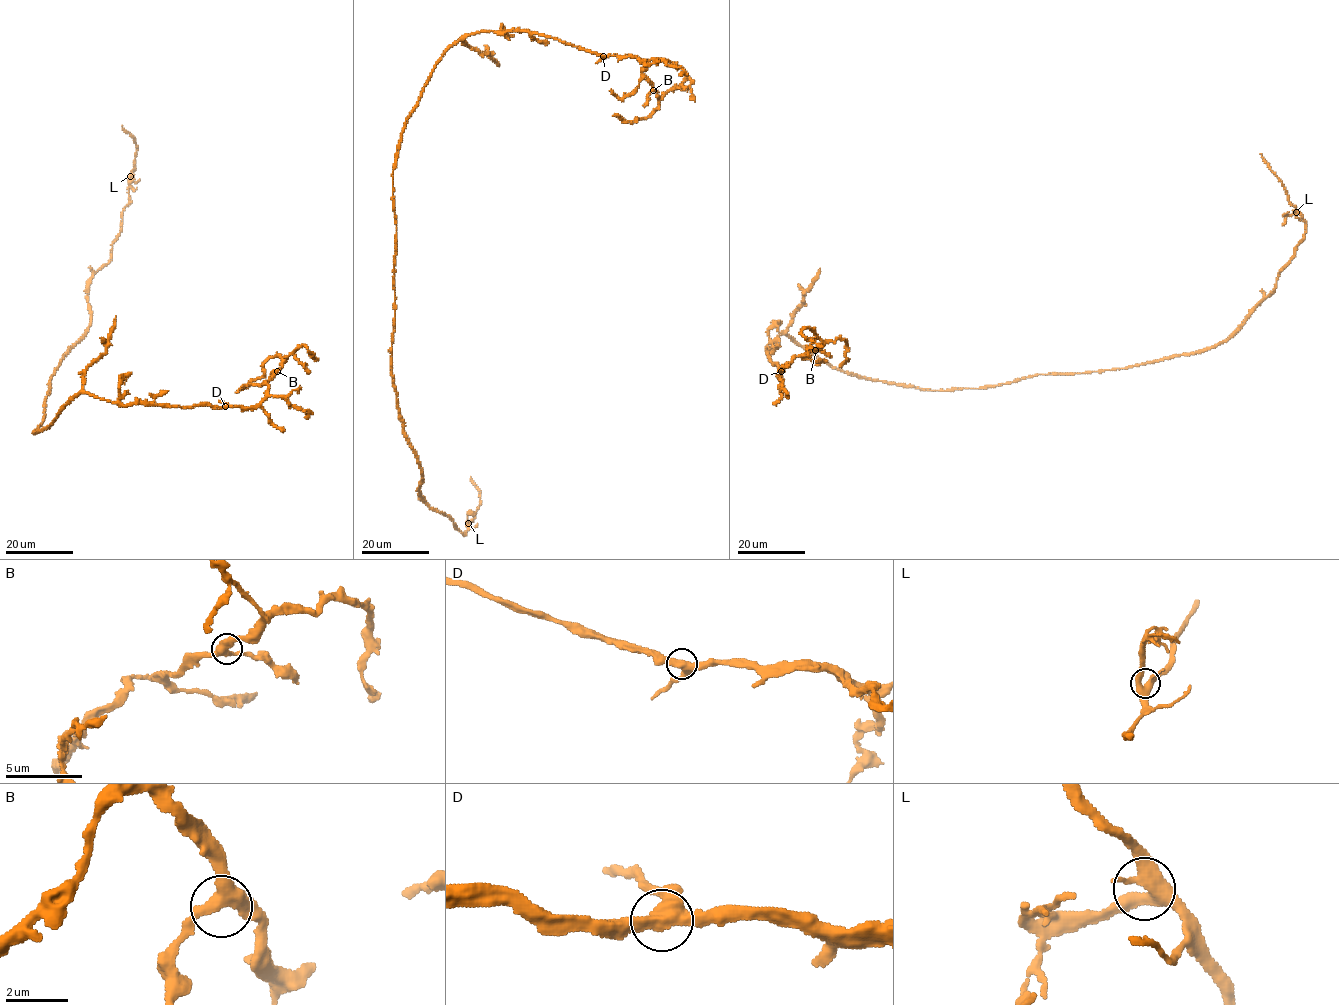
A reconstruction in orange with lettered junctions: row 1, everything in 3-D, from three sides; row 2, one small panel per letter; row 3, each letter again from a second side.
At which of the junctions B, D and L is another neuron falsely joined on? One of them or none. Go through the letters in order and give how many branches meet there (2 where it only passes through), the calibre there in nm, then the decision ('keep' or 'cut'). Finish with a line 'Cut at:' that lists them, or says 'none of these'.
B: branches 3; calibre 420 nm; keep
D: branches 4; calibre 440 nm; keep
L: branches 4; calibre 440 nm; keep
Cut at: none of these

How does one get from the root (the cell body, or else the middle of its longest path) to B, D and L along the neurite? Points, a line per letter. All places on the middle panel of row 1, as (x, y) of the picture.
B: (395, 216), (393, 168), (404, 123), (436, 62), (461, 39), (530, 31), (602, 55), (635, 56), (653, 90)
D: (395, 216), (393, 168), (404, 123), (436, 62), (459, 39), (489, 31), (530, 31), (603, 56)
L: (395, 216), (391, 355), (398, 410), (407, 442), (419, 464), (420, 499), (450, 517), (463, 534), (468, 523)

